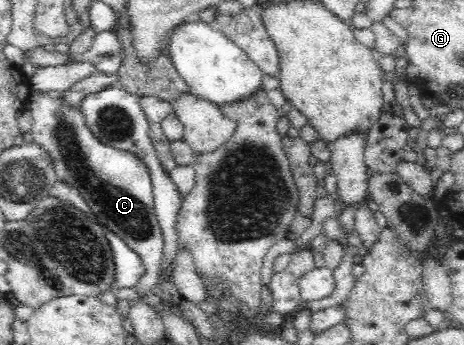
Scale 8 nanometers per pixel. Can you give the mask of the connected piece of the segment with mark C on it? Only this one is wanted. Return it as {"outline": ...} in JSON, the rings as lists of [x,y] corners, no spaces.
{"outline":[[[31,87],[26,107],[33,114],[33,128],[29,132],[33,143],[38,145],[41,152],[49,159],[57,179],[76,189],[95,212],[97,221],[119,235],[145,262],[147,273],[133,287],[137,293],[137,301],[131,302],[131,306],[143,303],[143,299],[147,299],[159,285],[157,272],[164,249],[164,238],[154,210],[153,178],[149,165],[131,151],[117,149],[100,141],[89,128],[83,106],[72,105],[62,93],[41,91]]]}

